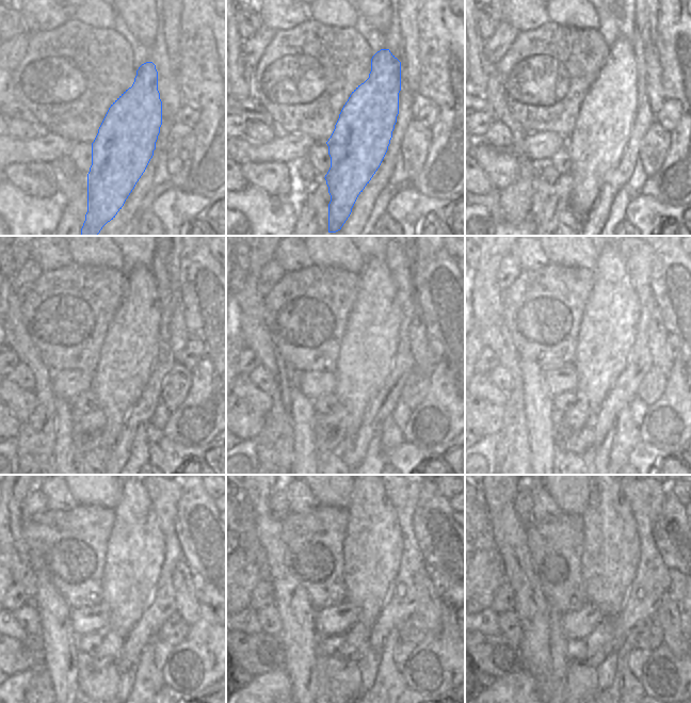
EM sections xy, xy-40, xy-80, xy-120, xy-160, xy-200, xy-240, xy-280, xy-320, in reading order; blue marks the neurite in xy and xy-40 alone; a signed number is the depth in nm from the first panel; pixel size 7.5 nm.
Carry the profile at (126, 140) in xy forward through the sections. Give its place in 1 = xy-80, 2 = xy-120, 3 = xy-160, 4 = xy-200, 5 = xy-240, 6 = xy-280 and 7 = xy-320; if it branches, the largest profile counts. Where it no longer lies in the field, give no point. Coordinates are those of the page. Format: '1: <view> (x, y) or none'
1: xy-80 (604, 125)
2: xy-120 (128, 353)
3: xy-160 (368, 346)
4: xy-200 (608, 330)
5: xy-240 (135, 548)
6: xy-280 (372, 548)
7: xy-320 (611, 548)

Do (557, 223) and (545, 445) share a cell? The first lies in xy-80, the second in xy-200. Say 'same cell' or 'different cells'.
different cells

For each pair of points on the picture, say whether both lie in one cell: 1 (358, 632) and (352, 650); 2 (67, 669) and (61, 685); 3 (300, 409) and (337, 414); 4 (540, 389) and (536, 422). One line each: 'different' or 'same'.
1: same
2: same
3: different
4: same

